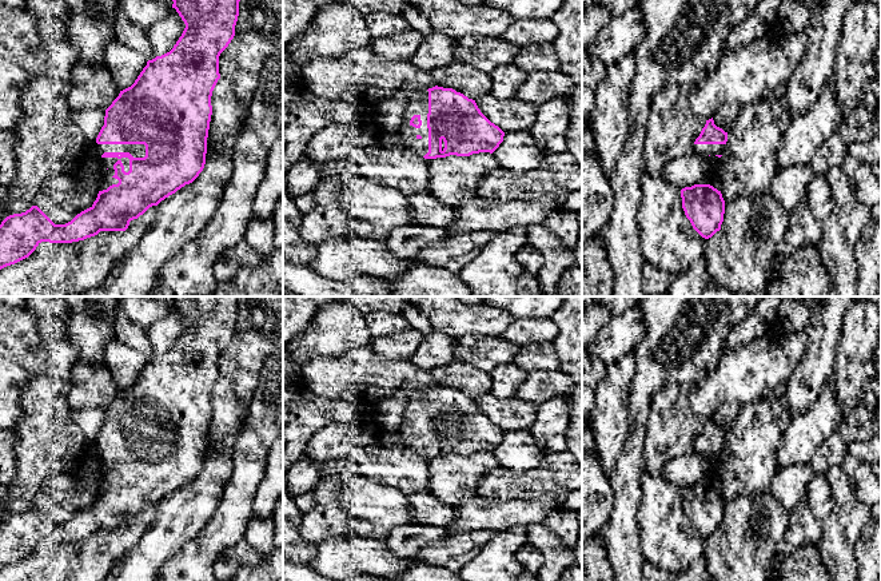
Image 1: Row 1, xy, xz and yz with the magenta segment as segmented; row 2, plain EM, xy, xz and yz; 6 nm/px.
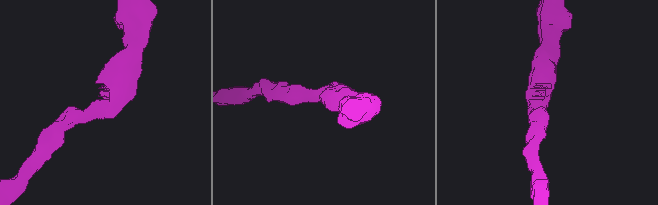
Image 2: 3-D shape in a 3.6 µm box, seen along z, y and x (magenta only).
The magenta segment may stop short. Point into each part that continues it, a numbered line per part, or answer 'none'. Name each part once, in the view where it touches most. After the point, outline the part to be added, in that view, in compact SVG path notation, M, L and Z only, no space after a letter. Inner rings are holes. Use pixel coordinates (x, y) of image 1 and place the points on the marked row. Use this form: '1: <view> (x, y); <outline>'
1: xy (135, 150); M95 139L95 148L99 155L99 163L101 167L101 178L99 183L100 191L107 190L112 184L117 184L119 180L113 178L115 170L113 164L120 160L124 166L124 171L129 171L129 159L128 158L103 158L104 152L129 152L133 158L145 156L144 144L97 144Z

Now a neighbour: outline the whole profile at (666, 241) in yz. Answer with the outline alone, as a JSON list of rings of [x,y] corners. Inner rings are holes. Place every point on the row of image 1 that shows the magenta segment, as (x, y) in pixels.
[[[642,171],[637,232],[645,262],[673,276],[705,255],[705,242],[682,208],[681,188]]]

